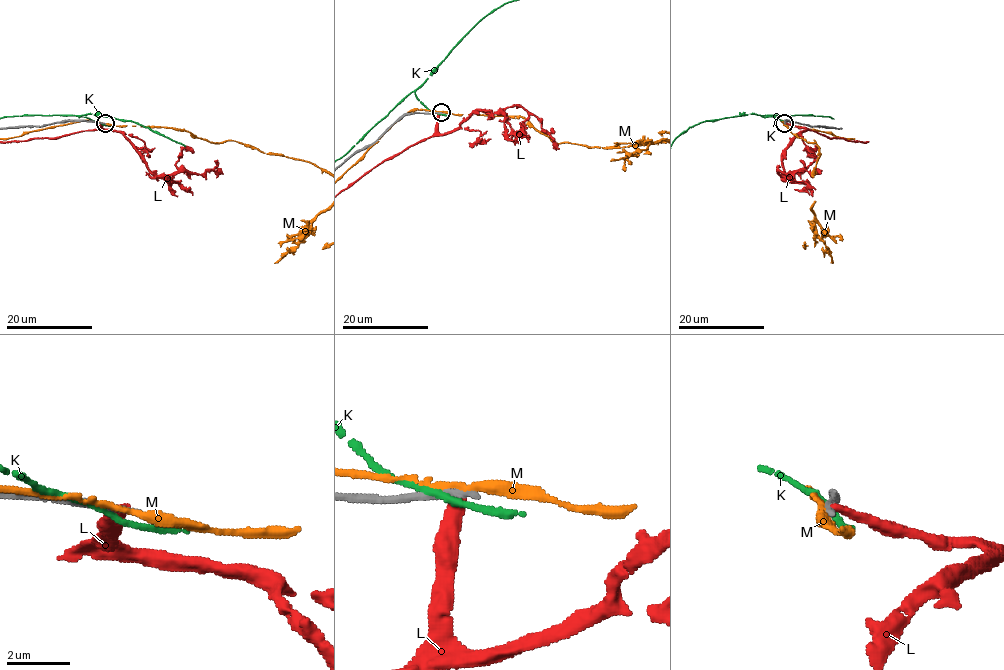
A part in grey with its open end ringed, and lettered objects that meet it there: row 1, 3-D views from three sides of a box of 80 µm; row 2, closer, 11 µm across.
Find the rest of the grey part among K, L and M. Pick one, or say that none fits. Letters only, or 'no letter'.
no letter

